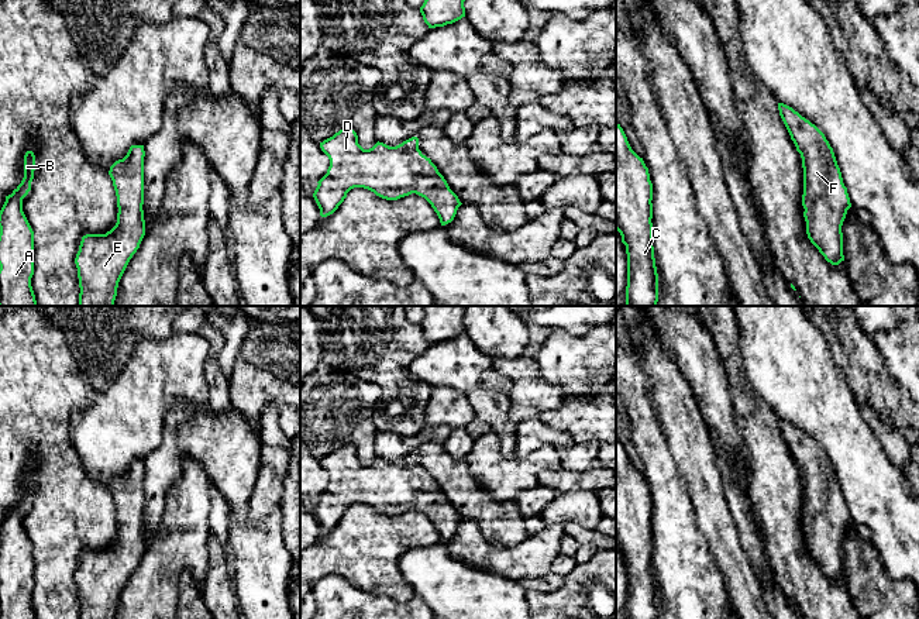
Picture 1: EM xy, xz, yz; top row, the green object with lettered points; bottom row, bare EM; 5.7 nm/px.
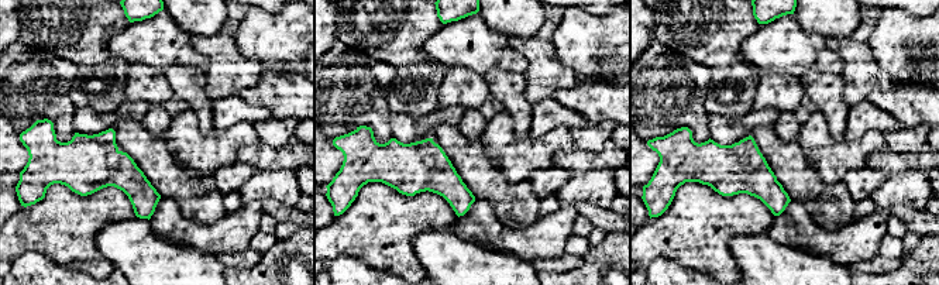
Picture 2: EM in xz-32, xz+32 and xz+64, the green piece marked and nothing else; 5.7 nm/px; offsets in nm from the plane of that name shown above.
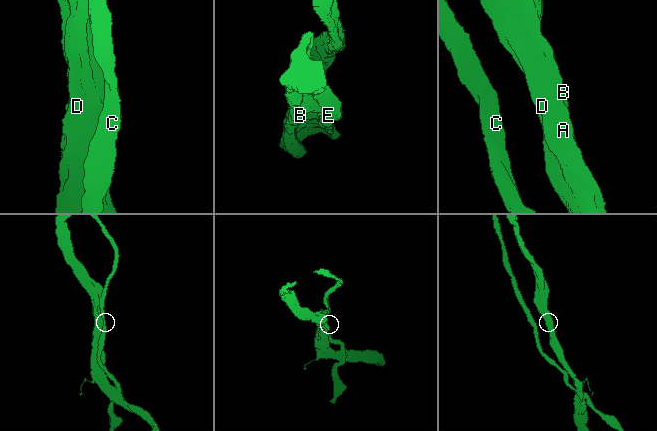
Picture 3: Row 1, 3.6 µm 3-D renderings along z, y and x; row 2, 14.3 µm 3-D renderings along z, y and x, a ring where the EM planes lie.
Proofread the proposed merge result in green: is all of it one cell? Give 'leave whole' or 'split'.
leave whole

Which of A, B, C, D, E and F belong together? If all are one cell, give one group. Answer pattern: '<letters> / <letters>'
A B C D E F

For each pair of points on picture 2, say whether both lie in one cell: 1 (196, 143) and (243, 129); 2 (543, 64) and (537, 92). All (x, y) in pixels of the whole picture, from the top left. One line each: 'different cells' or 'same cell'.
1: same cell
2: same cell

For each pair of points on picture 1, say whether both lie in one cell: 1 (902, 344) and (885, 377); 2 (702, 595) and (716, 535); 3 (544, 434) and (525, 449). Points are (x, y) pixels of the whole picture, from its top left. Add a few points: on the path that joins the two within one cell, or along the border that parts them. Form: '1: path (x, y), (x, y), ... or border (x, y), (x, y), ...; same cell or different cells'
1: border (873, 341), (881, 356), (883, 365), (904, 388); different cells
2: border (699, 525), (726, 585); different cells
3: path (540, 434), (529, 444); same cell

